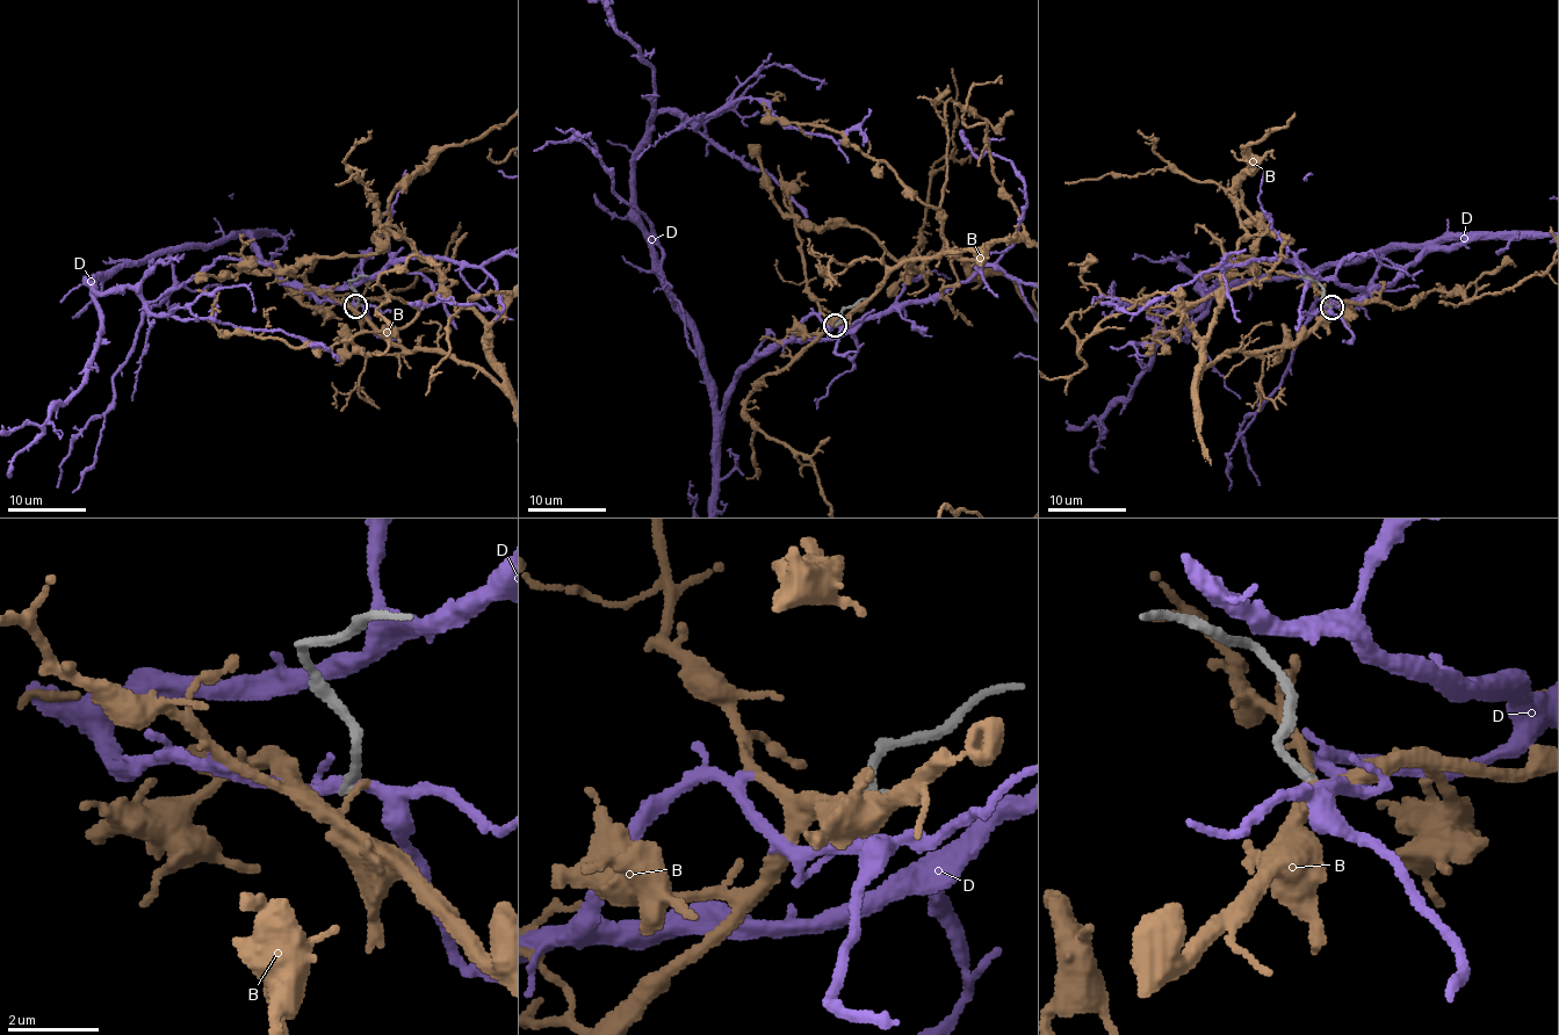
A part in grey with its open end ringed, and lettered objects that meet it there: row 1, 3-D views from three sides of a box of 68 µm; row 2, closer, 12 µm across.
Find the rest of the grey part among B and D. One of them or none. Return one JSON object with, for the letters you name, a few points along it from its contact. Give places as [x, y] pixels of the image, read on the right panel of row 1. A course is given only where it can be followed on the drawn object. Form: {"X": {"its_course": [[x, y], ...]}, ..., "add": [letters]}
{"add": []}

